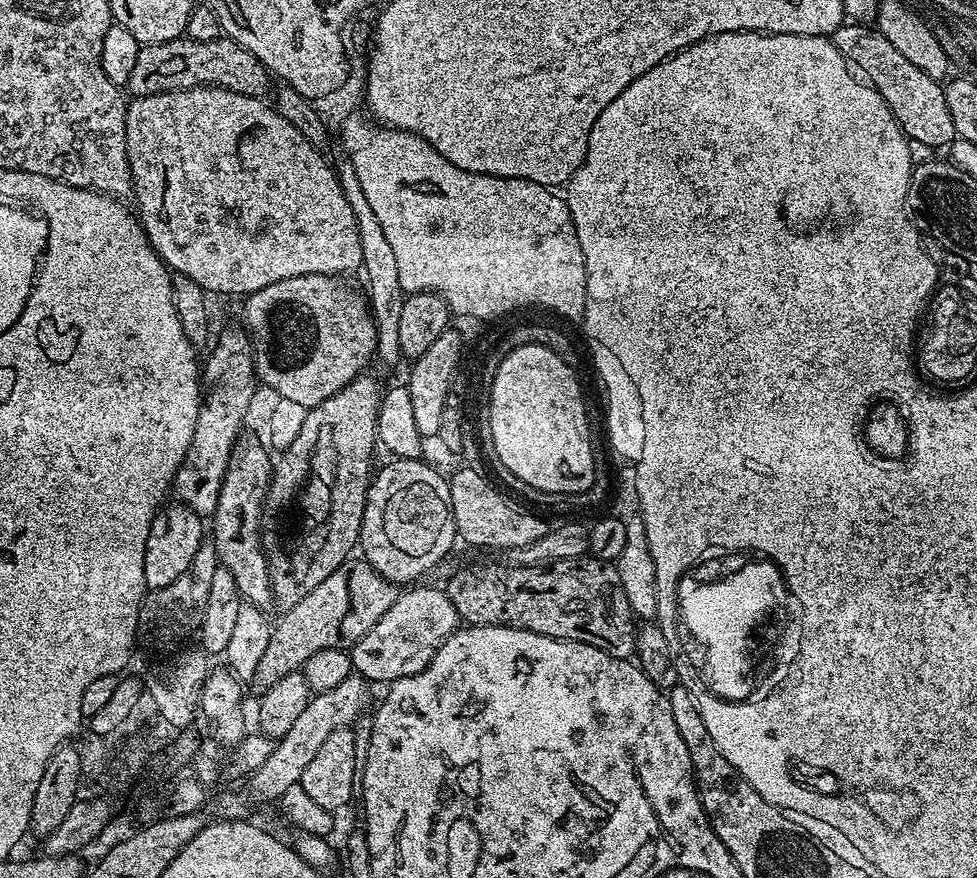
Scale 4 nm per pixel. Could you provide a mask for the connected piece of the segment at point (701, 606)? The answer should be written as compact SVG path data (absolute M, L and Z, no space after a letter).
M756 564L756 568L744 568L740 576L732 576L732 580L724 580L724 584L692 584L692 580L684 580L684 588L680 588L680 596L684 599L684 616L688 616L688 624L692 624L692 632L708 644L708 656L712 656L712 680L716 680L716 692L724 692L724 696L744 696L752 684L752 628L756 628L756 620L768 612L774 603L774 593L780 589L780 576L776 576L776 568L768 568L768 564Z

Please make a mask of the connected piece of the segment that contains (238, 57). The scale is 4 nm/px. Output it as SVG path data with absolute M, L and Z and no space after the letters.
M187 38L146 44L138 54L138 63L130 73L126 88L133 97L187 92L189 88L225 88L247 96L267 97L270 73L238 42L221 38L214 42L194 42Z

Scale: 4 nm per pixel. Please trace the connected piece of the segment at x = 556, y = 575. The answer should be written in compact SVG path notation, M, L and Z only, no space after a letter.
M589 554L553 564L503 567L495 568L492 564L484 564L481 568L453 571L447 581L446 591L465 625L489 624L503 628L530 630L534 634L542 634L550 638L589 644L619 660L635 657L638 624L635 624L637 621L626 598L626 590L622 590L622 578L618 578L615 563L600 560Z

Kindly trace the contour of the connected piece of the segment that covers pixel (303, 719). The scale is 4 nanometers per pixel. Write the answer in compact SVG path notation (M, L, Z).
M353 674L338 682L334 690L315 693L309 699L306 710L302 710L300 717L294 721L294 726L290 726L290 730L286 730L286 734L279 740L274 754L270 754L270 758L266 758L266 762L262 762L262 766L258 766L258 770L247 777L246 784L252 791L253 798L260 804L266 803L267 800L276 802L282 794L286 794L286 790L290 790L290 786L299 784L302 770L310 766L322 742L326 742L326 738L334 734L334 730L352 728L356 724L354 722L368 700L368 688L369 681L363 676Z

